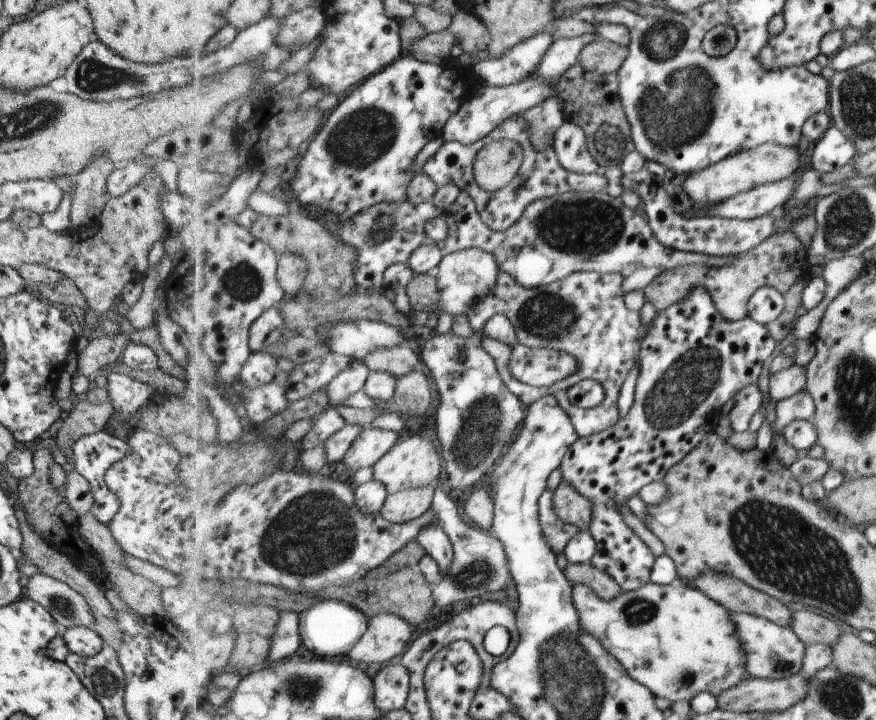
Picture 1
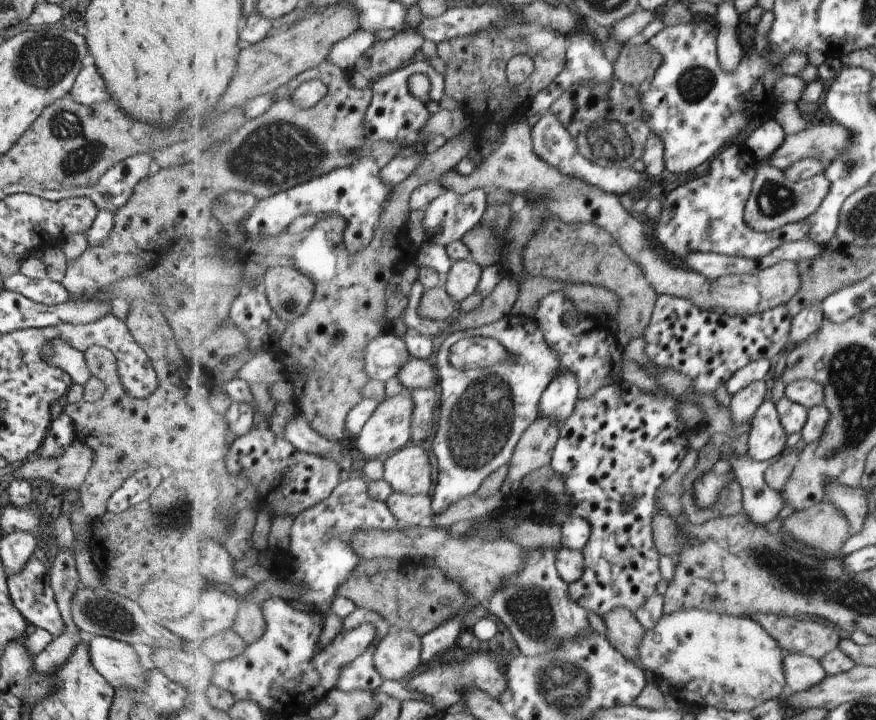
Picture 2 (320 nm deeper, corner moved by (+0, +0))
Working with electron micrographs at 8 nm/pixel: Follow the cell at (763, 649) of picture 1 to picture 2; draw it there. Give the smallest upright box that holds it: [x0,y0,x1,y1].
[783,652,828,693]

